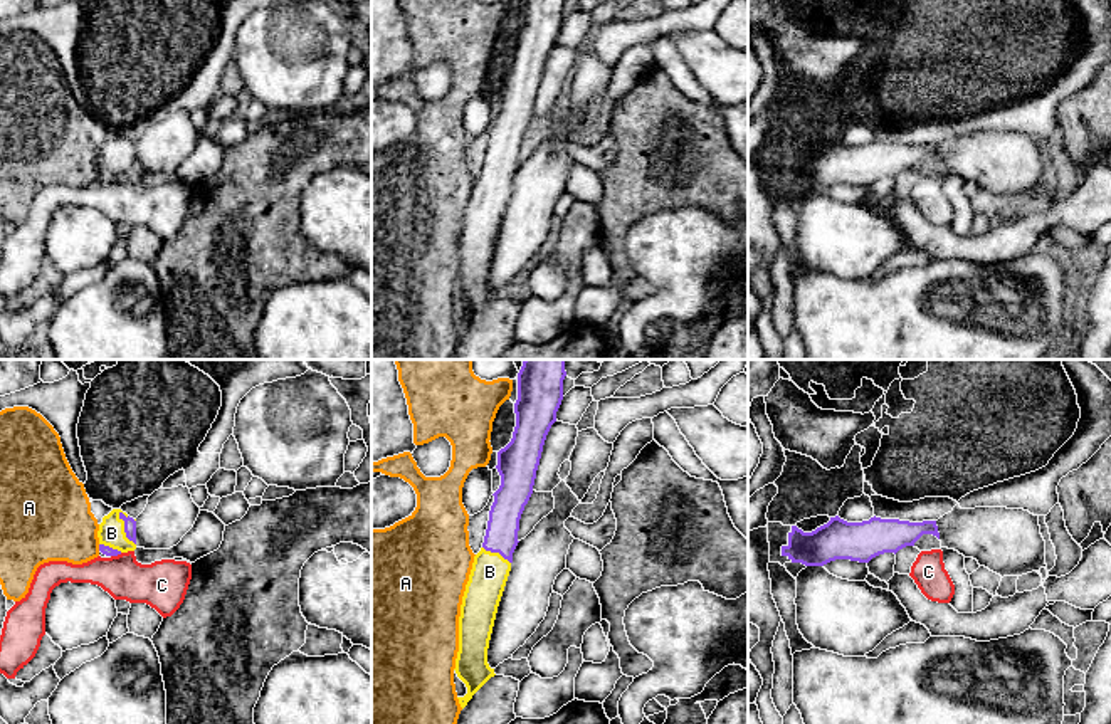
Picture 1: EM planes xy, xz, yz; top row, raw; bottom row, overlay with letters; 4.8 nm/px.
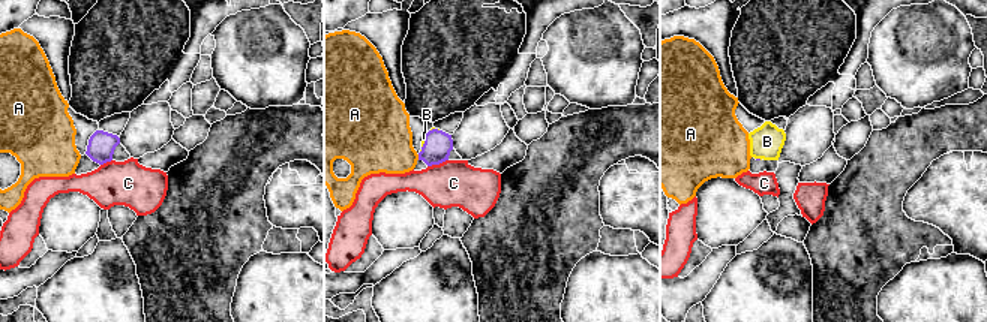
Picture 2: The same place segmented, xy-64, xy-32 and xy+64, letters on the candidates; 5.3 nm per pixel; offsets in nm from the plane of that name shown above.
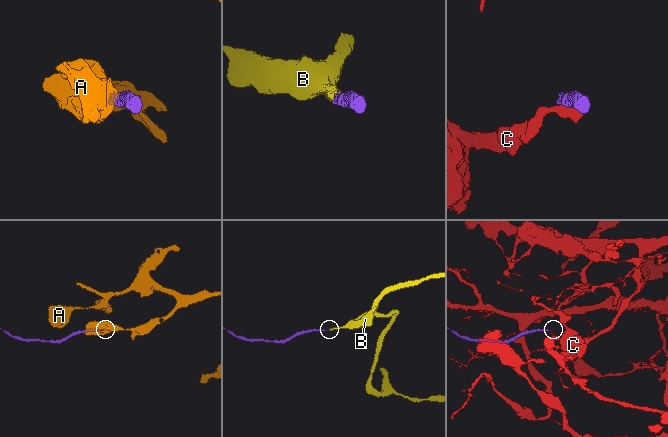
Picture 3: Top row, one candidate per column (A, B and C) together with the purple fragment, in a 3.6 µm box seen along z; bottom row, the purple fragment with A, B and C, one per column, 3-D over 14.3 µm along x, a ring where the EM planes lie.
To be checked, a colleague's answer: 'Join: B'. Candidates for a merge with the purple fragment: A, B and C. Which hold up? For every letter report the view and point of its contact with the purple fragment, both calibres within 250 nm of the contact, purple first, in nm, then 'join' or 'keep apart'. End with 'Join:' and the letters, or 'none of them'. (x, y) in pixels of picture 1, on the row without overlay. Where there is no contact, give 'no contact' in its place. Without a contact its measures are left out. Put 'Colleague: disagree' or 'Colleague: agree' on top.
Colleague: agree
A: contact xy (100, 172); calibres 50 and 360 nm; keep apart
B: contact xy (125, 152); calibres 60 and 130 nm; join
C: contact xy (116, 178); calibres 50 and 220 nm; keep apart
Join: B

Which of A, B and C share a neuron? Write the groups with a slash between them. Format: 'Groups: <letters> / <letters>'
Groups: A / B / C

